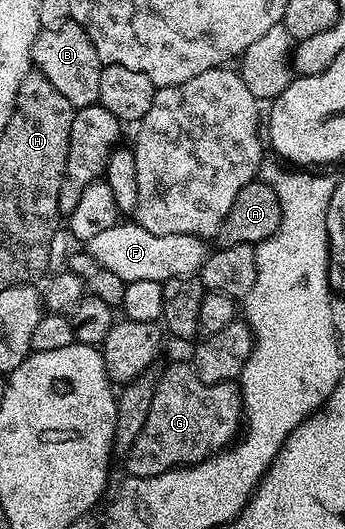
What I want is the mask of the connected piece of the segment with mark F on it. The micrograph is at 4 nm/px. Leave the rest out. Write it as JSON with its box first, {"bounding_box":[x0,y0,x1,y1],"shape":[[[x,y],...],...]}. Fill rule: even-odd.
{"bounding_box":[84,220,208,283],"shape":[[[122,220],[118,225],[92,236],[92,240],[85,243],[84,250],[93,262],[108,268],[108,272],[120,276],[120,280],[127,283],[138,280],[164,283],[169,278],[197,275],[208,253],[206,246],[203,239],[191,234],[156,236],[148,232],[148,228],[139,226],[137,221]]]}

